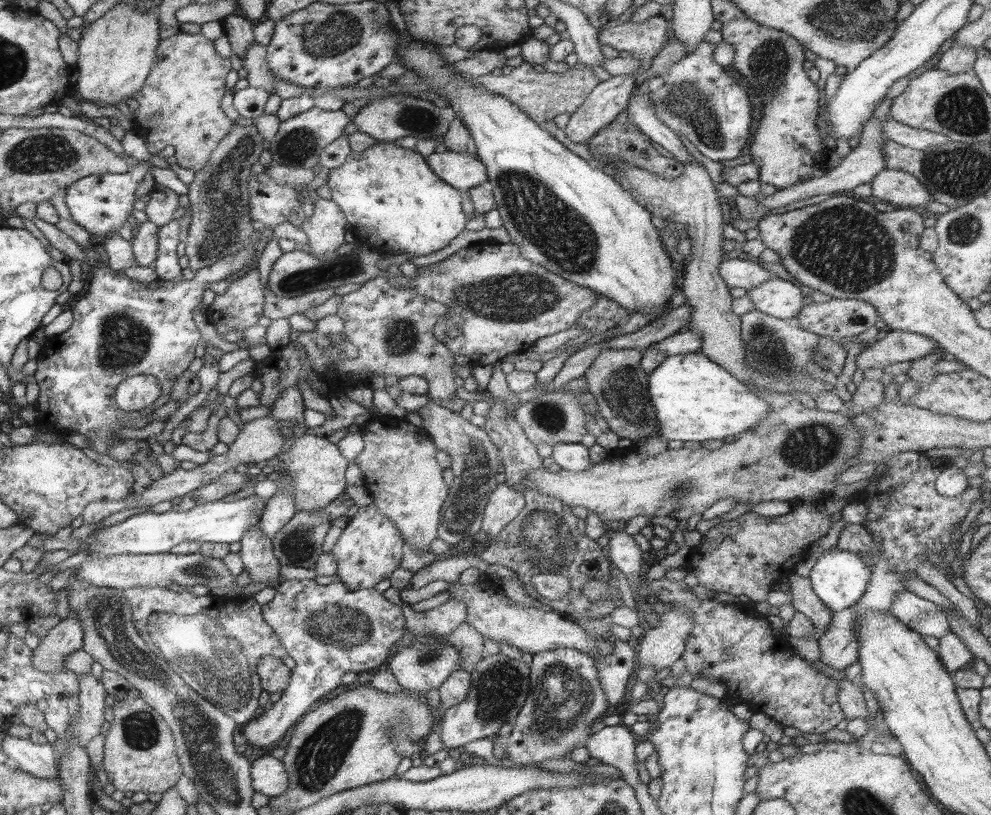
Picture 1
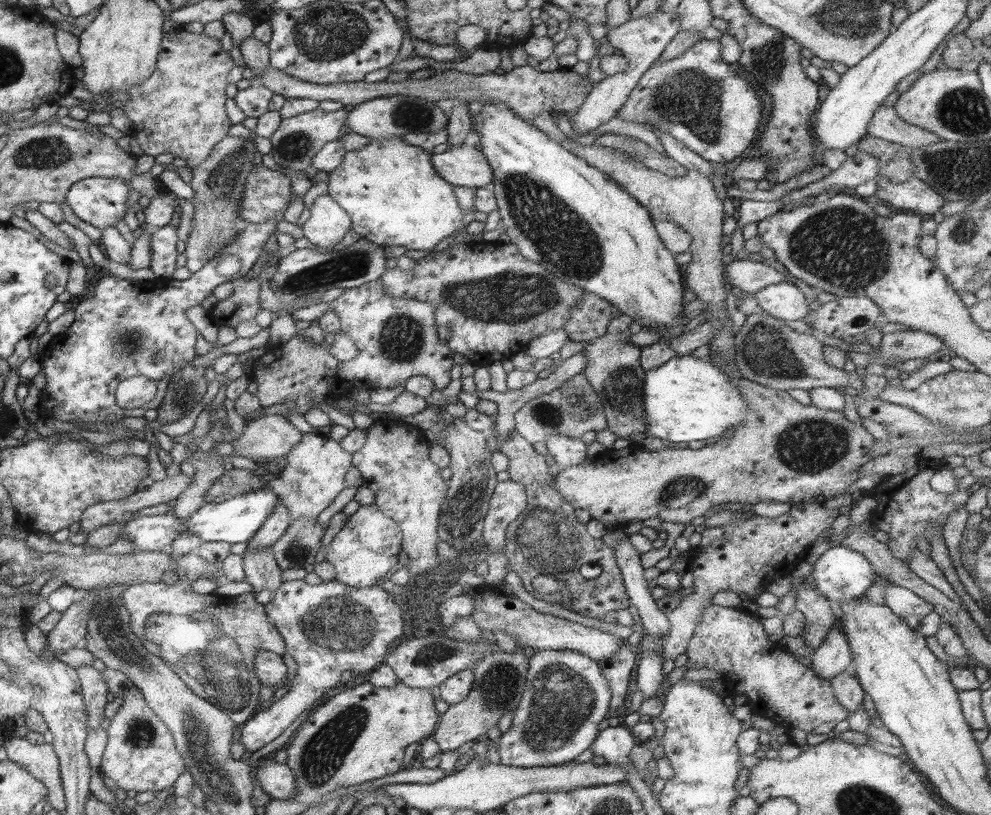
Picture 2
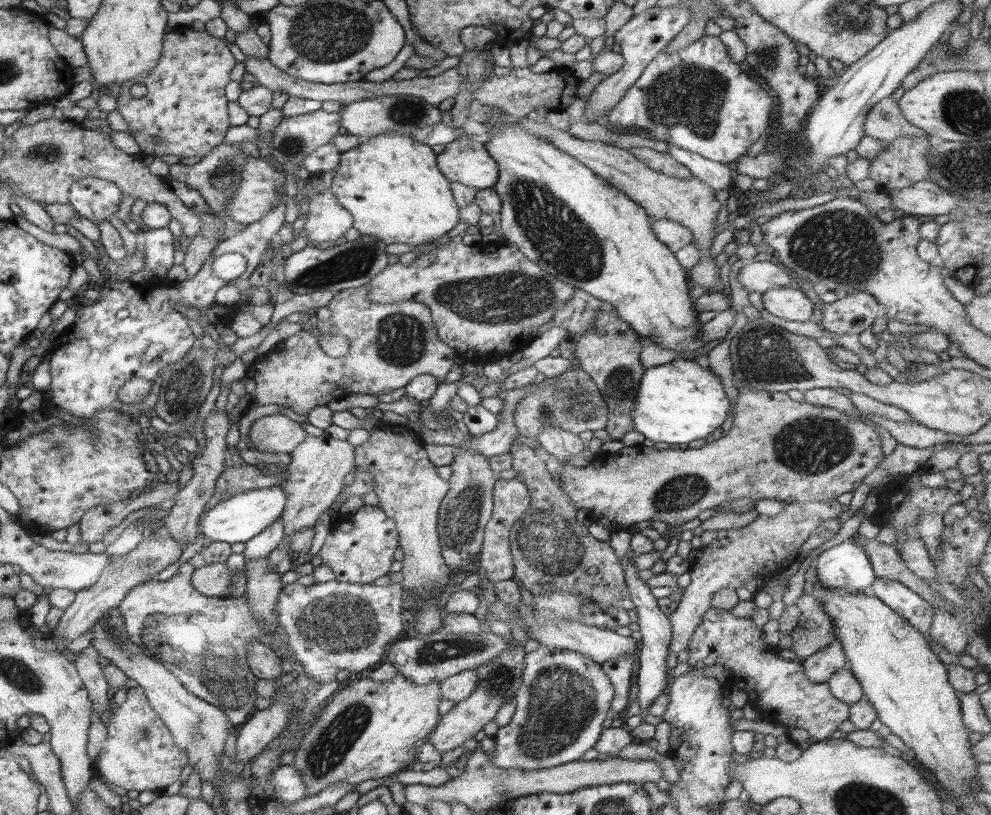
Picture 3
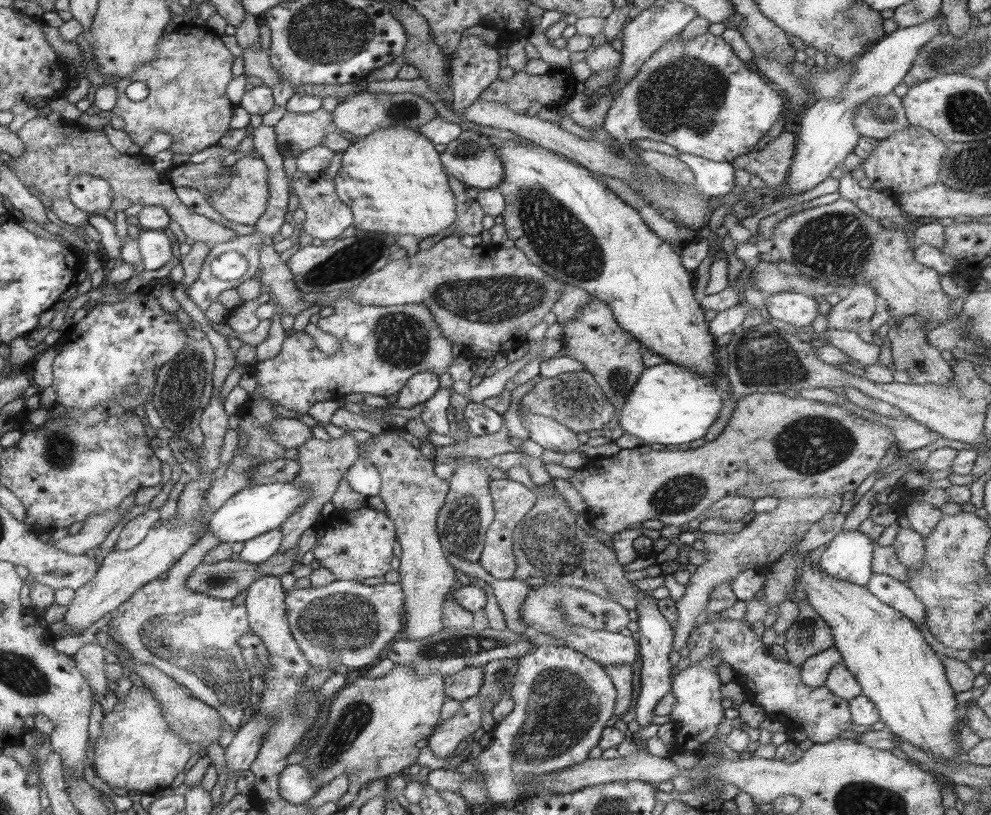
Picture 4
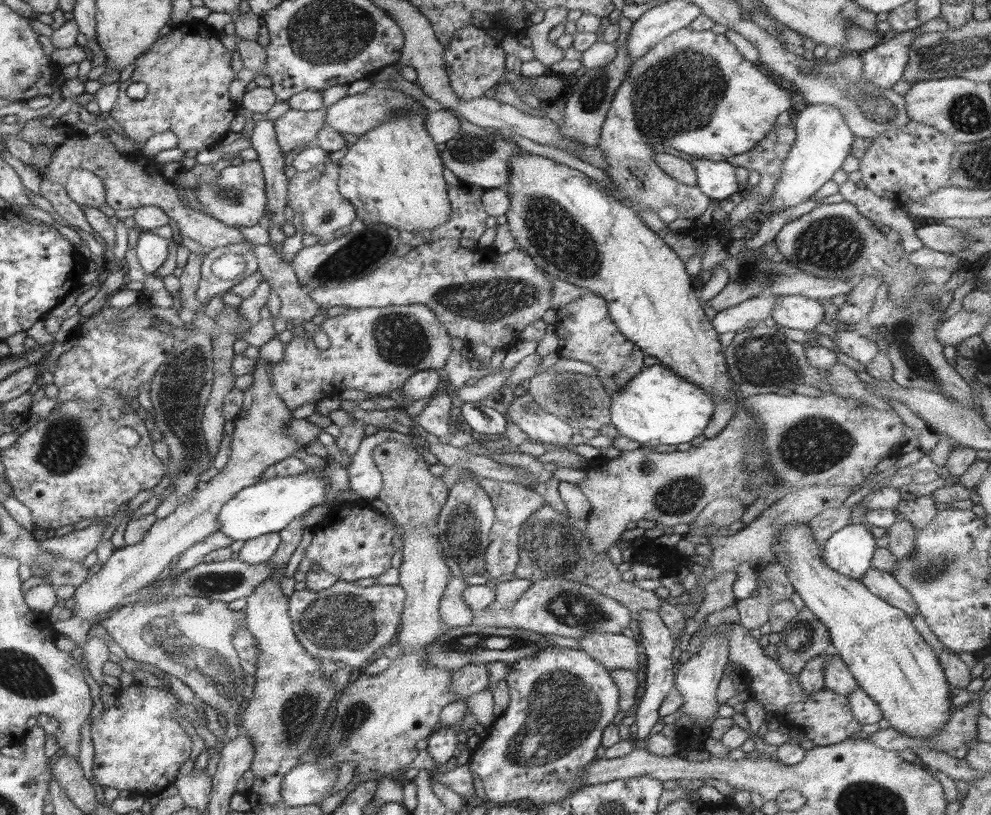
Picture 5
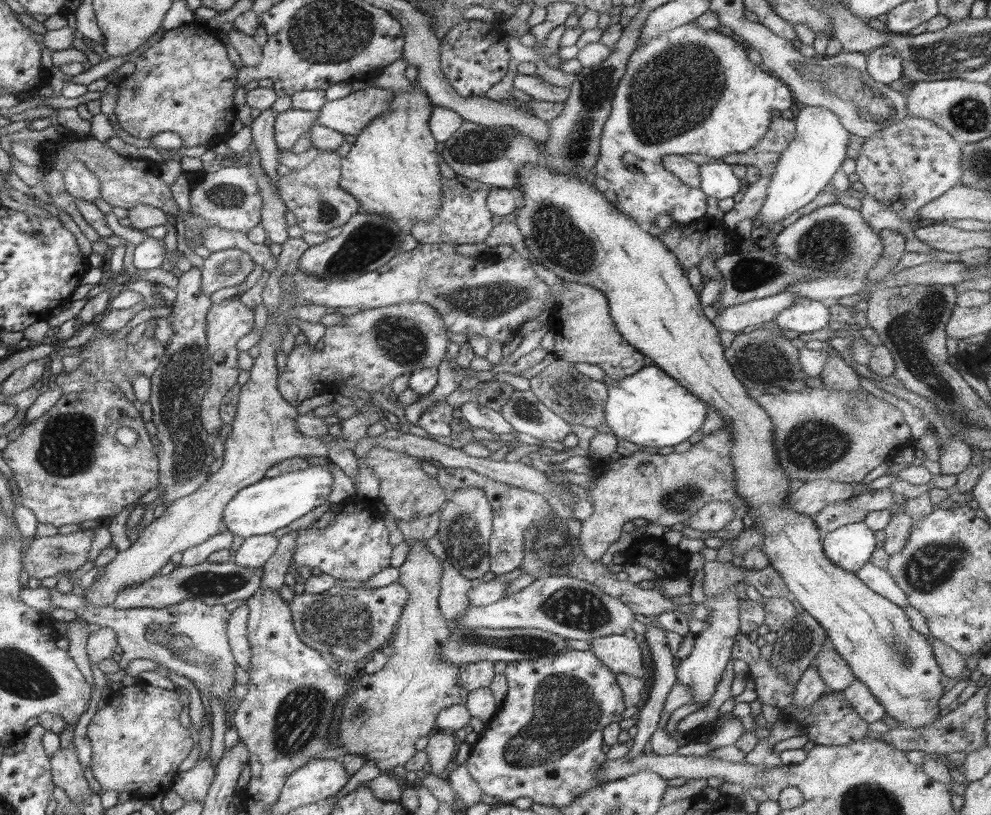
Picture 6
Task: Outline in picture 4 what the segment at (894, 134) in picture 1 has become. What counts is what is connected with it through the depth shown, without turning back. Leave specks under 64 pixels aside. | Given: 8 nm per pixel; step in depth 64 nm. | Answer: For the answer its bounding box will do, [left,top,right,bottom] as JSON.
[853,92,911,140]

